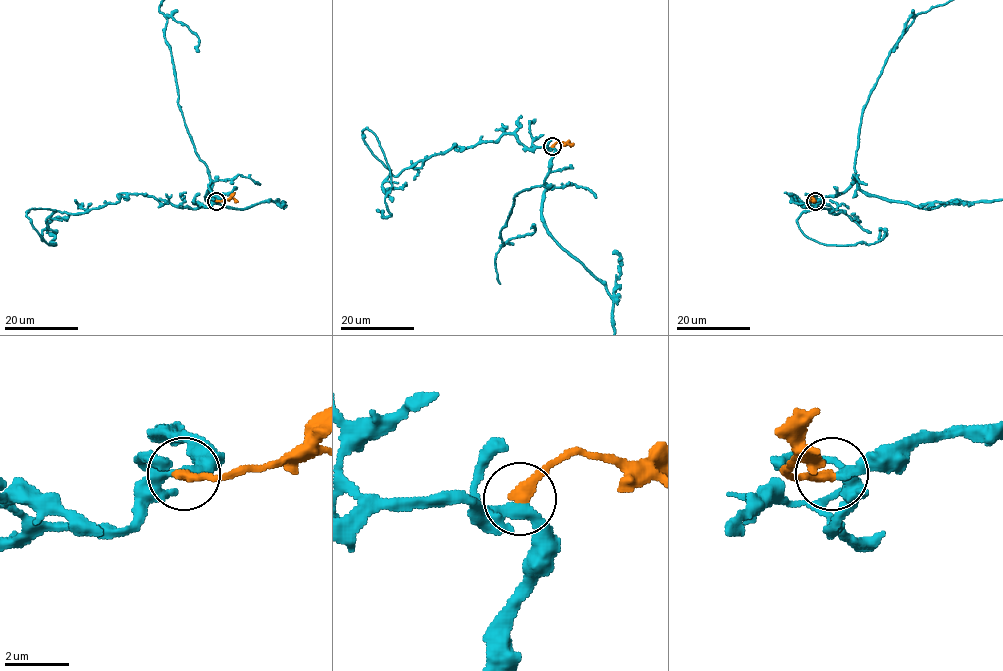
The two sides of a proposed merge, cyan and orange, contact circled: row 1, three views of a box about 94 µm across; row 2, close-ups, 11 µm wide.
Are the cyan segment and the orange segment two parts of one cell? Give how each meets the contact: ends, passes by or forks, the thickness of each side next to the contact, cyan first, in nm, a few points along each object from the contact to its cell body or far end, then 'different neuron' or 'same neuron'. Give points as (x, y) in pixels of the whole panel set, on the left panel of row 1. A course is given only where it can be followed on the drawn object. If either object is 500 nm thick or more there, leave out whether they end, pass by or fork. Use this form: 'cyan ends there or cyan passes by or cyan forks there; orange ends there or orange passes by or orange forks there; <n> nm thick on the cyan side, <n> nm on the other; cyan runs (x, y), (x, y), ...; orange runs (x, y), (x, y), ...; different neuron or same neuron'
cyan passes by; orange ends there; 320 nm thick on the cyan side, 360 nm on the other; orange runs (217, 200), (234, 198), (238, 201); same neuron

